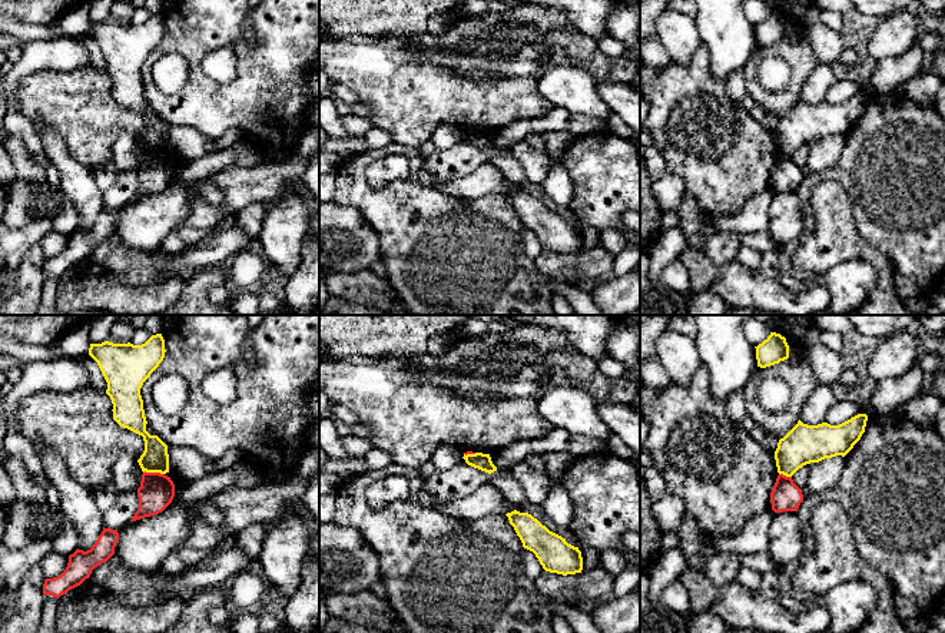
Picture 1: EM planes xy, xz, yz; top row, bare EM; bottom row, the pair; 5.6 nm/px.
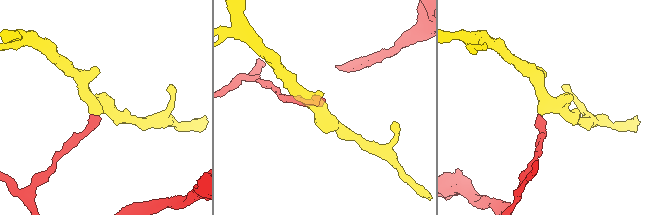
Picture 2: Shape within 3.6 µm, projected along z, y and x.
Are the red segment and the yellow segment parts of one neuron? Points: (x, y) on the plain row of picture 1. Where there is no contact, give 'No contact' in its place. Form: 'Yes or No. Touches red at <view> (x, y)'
No. Touches red at xy (153, 152)

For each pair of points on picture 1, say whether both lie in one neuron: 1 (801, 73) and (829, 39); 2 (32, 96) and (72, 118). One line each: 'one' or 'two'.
1: two
2: one

